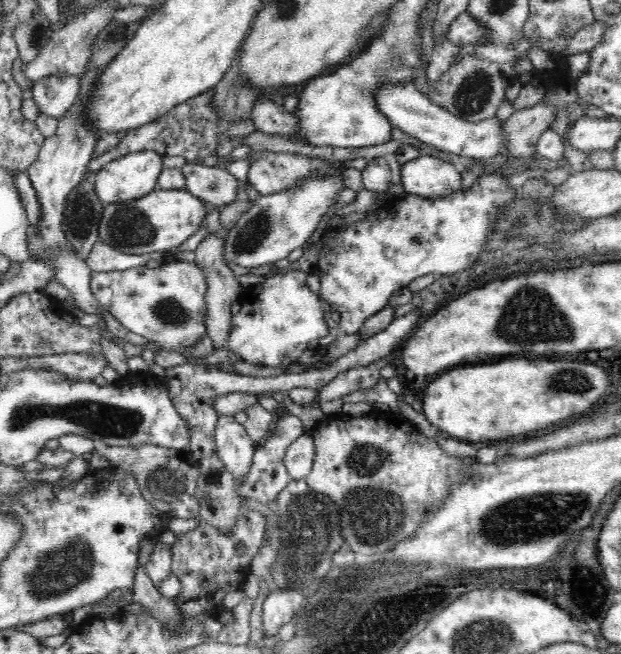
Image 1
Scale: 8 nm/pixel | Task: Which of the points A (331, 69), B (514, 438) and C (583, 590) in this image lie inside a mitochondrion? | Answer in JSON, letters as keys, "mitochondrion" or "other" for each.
{"A":"other","B":"other","C":"other"}

